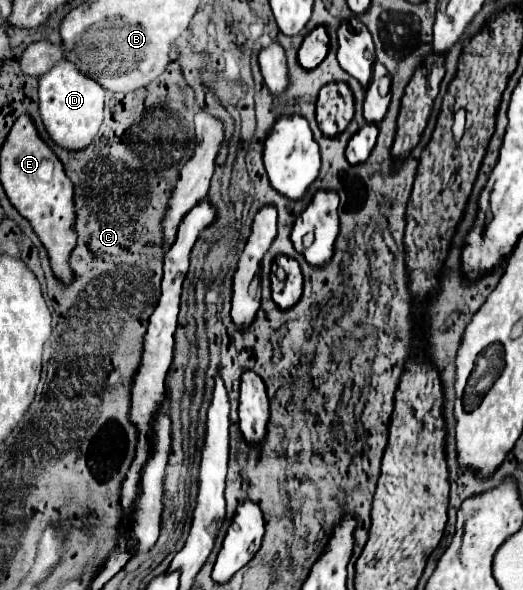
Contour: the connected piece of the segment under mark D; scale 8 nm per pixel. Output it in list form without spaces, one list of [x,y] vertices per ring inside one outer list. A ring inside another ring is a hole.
[[[59,62],[47,76],[39,78],[39,114],[49,138],[69,150],[79,152],[85,150],[93,140],[103,122],[103,102],[105,102],[103,86],[95,84],[89,76],[81,74],[71,62]]]

